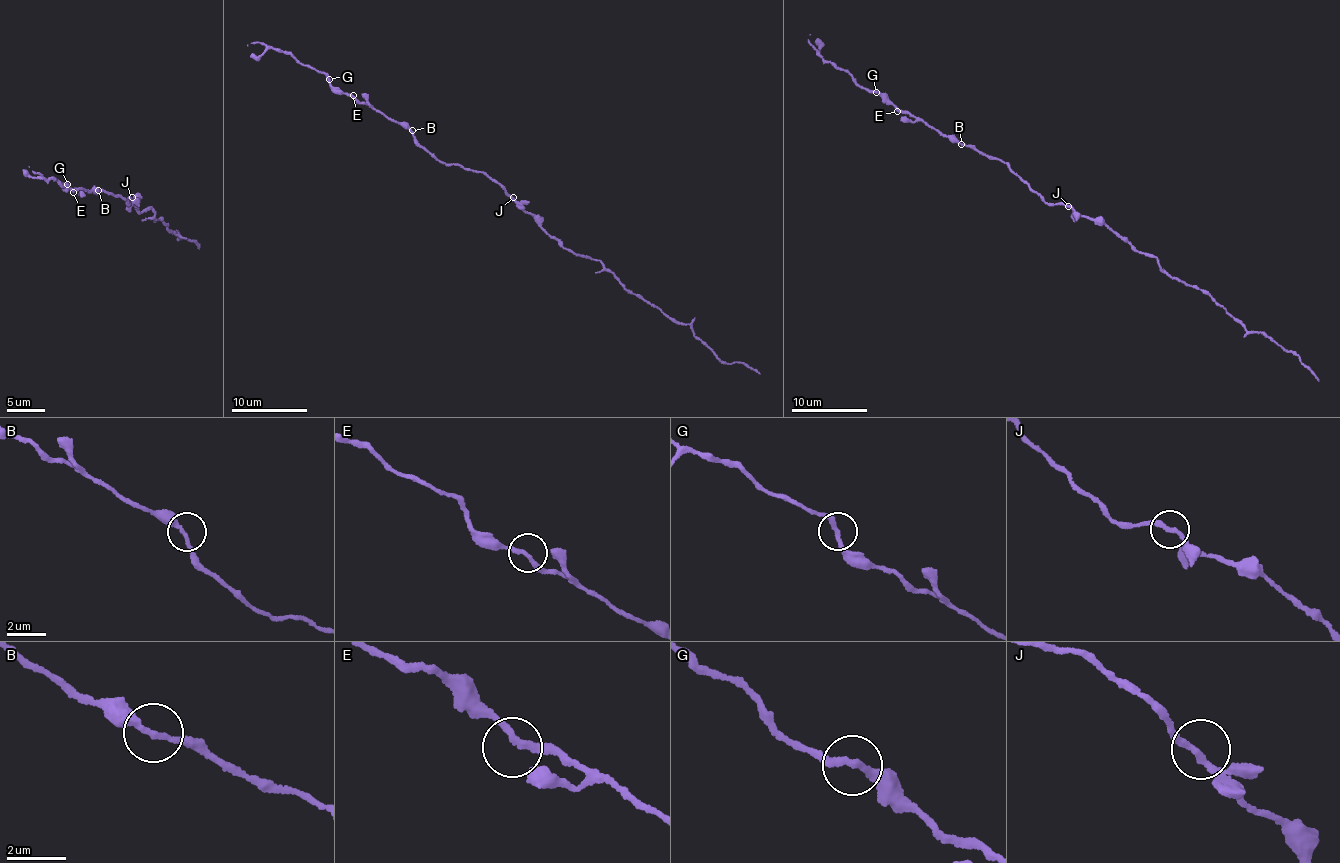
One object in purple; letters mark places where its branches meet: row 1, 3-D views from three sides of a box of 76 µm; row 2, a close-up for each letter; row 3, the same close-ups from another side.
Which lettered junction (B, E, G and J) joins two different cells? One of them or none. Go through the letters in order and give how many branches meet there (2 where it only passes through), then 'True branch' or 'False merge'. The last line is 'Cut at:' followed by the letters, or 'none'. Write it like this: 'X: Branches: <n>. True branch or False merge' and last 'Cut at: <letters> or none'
B: Branches: 2. True branch
E: Branches: 2. True branch
G: Branches: 2. True branch
J: Branches: 2. True branch
Cut at: none

